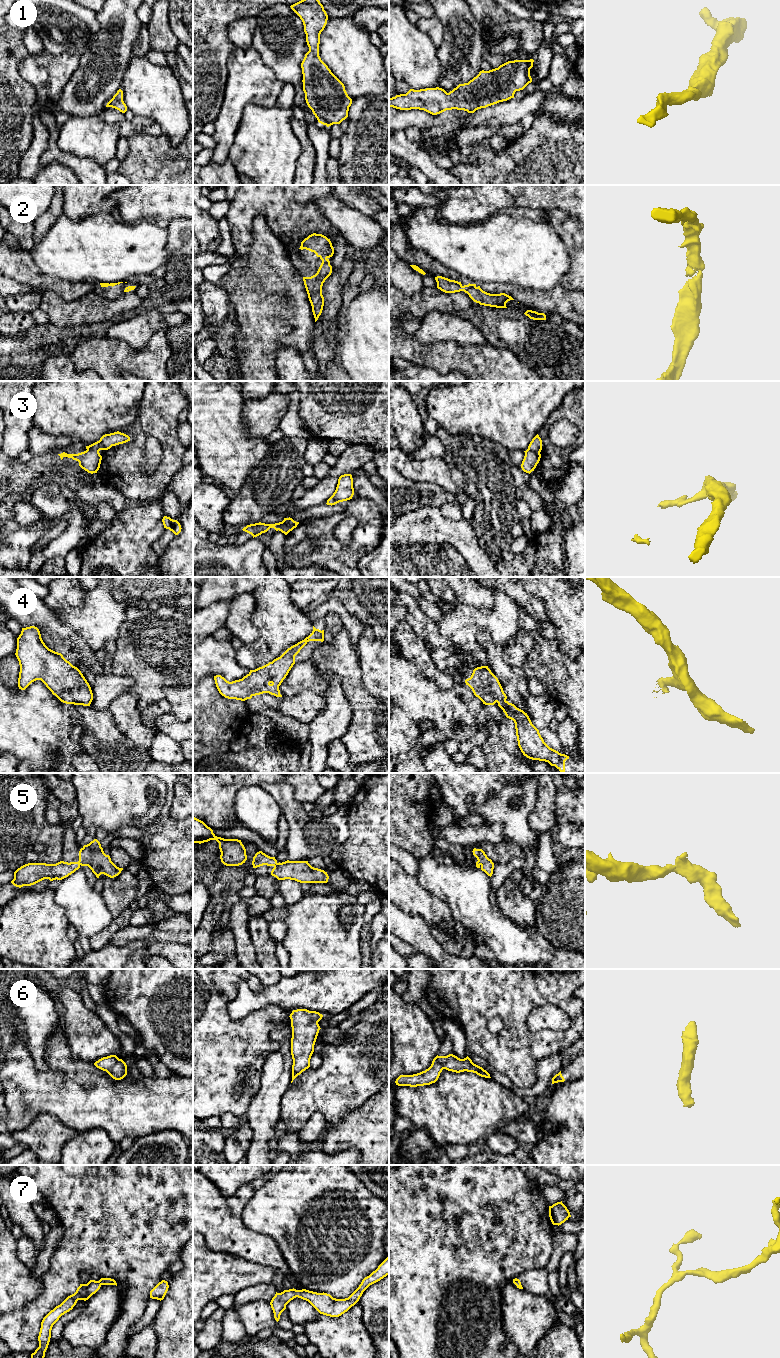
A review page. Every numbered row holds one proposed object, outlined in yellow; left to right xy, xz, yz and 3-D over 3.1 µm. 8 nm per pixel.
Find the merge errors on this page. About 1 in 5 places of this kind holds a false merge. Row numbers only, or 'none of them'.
3

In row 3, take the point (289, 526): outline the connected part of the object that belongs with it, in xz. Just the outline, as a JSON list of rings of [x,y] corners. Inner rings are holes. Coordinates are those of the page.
[[[292,519],[290,522],[284,524],[284,526],[279,531],[287,535],[290,531],[296,528],[298,524],[299,522],[296,522]]]

